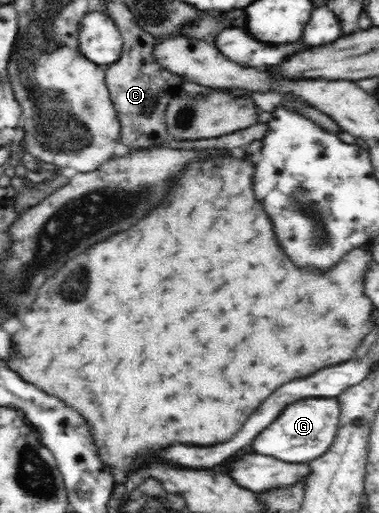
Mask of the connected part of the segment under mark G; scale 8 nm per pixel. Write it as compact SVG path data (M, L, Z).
M309 397L292 402L287 409L250 443L249 451L291 464L308 463L331 447L339 423L339 402L334 397Z

